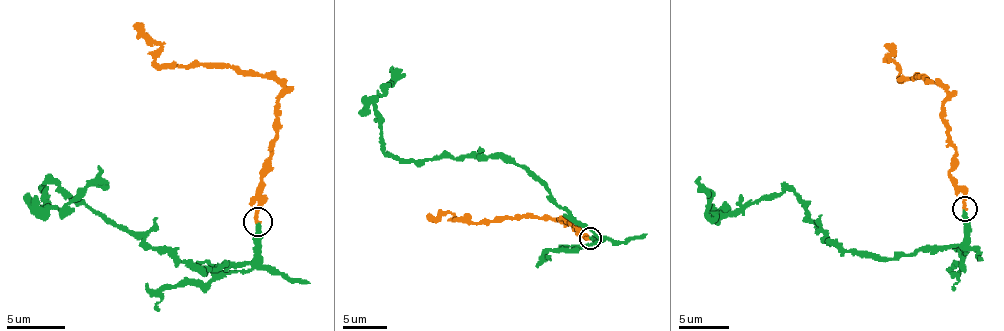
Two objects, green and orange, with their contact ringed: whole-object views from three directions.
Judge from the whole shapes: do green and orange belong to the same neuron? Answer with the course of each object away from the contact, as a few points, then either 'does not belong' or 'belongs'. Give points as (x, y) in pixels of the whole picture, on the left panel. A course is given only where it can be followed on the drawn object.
green runs (257, 222), (250, 262), (207, 274), (54, 182), (41, 187), (43, 208), (66, 204), (98, 167); orange runs (257, 222), (257, 202), (282, 85), (264, 76), (243, 76), (229, 67), (159, 66), (158, 42), (138, 22); belongs

